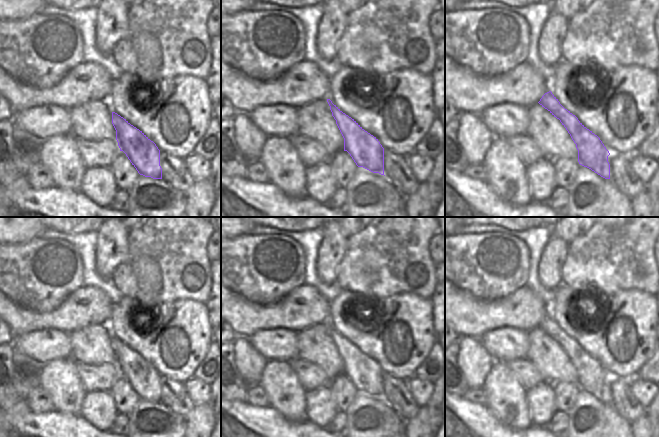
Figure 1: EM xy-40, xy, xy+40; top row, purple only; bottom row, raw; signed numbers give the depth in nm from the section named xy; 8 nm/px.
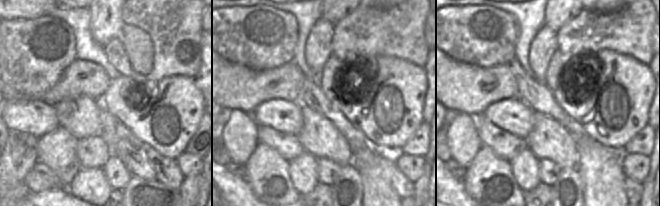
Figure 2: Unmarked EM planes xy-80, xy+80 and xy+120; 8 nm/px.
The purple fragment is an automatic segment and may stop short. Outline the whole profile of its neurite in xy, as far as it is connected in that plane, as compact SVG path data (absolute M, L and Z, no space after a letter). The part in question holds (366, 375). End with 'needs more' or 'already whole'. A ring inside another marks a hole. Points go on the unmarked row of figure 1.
M327 323L332 340L344 362L347 375L358 391L384 399L384 372L376 361Z; already whole

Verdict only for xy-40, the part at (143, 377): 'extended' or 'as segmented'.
as segmented

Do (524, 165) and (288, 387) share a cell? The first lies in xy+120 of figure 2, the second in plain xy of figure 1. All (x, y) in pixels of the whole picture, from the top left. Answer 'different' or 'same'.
different

